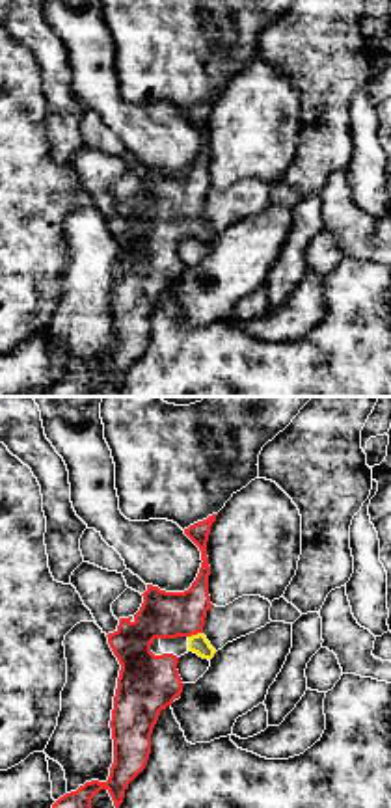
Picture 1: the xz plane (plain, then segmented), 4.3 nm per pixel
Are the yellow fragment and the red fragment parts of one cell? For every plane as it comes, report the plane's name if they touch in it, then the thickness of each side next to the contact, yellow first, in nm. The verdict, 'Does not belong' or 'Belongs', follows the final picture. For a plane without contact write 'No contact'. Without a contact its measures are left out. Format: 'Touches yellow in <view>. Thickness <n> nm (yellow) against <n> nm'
Touches yellow in xz. Thickness 80 nm (yellow) against 200 nm

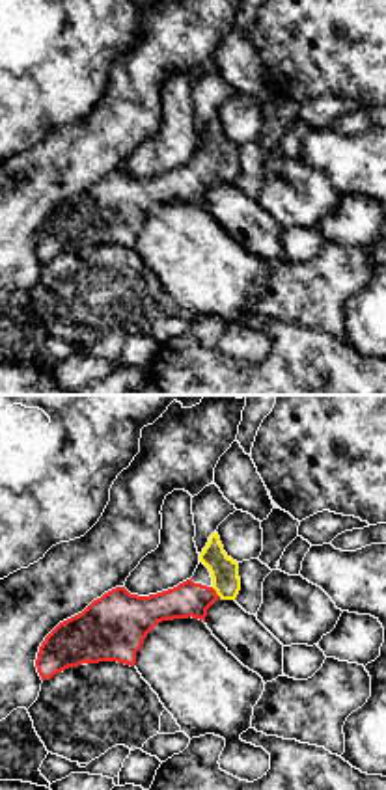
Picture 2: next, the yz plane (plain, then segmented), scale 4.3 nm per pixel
Touches yellow in yz. Thickness 120 nm (yellow) against 150 nm

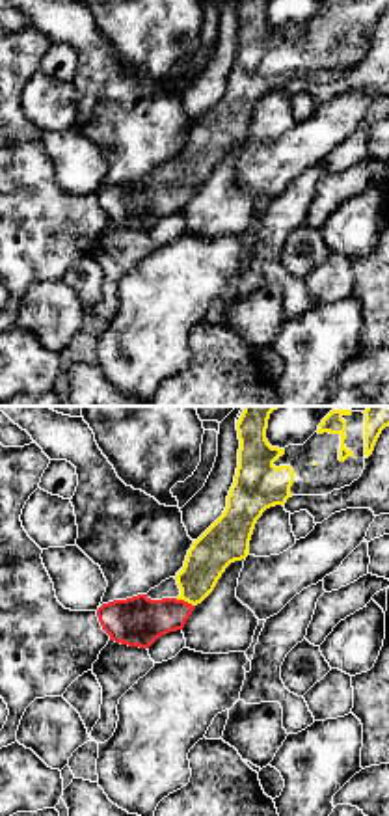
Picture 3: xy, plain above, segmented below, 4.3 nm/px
Touches yellow in xy. Thickness 180 nm (yellow) against 220 nm

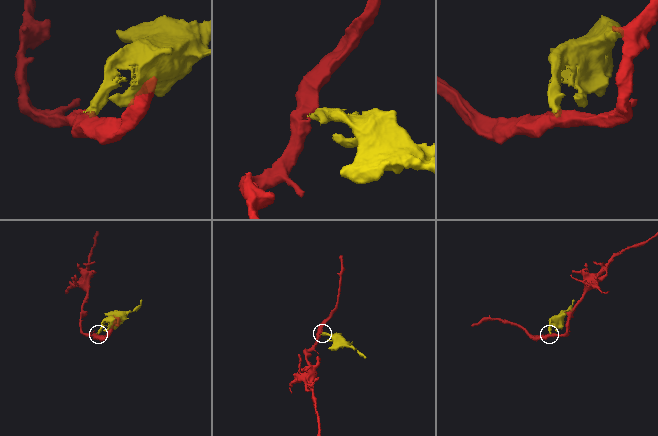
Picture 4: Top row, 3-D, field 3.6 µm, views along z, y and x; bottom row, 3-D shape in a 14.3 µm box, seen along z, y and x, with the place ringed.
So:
Belongs

